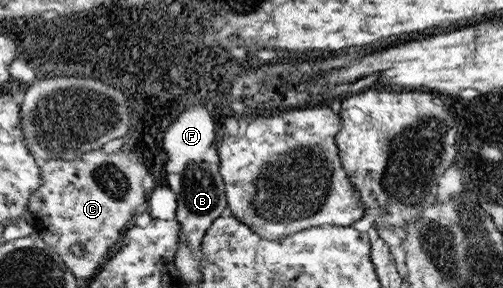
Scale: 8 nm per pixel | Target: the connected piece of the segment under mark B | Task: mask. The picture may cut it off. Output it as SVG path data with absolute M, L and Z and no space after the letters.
M199 160L189 163L180 173L168 175L166 183L176 193L176 215L180 223L180 235L183 235L183 239L188 238L189 247L192 247L194 252L198 252L206 233L209 232L209 227L222 215L228 213L221 171L218 171L218 165L210 165Z

